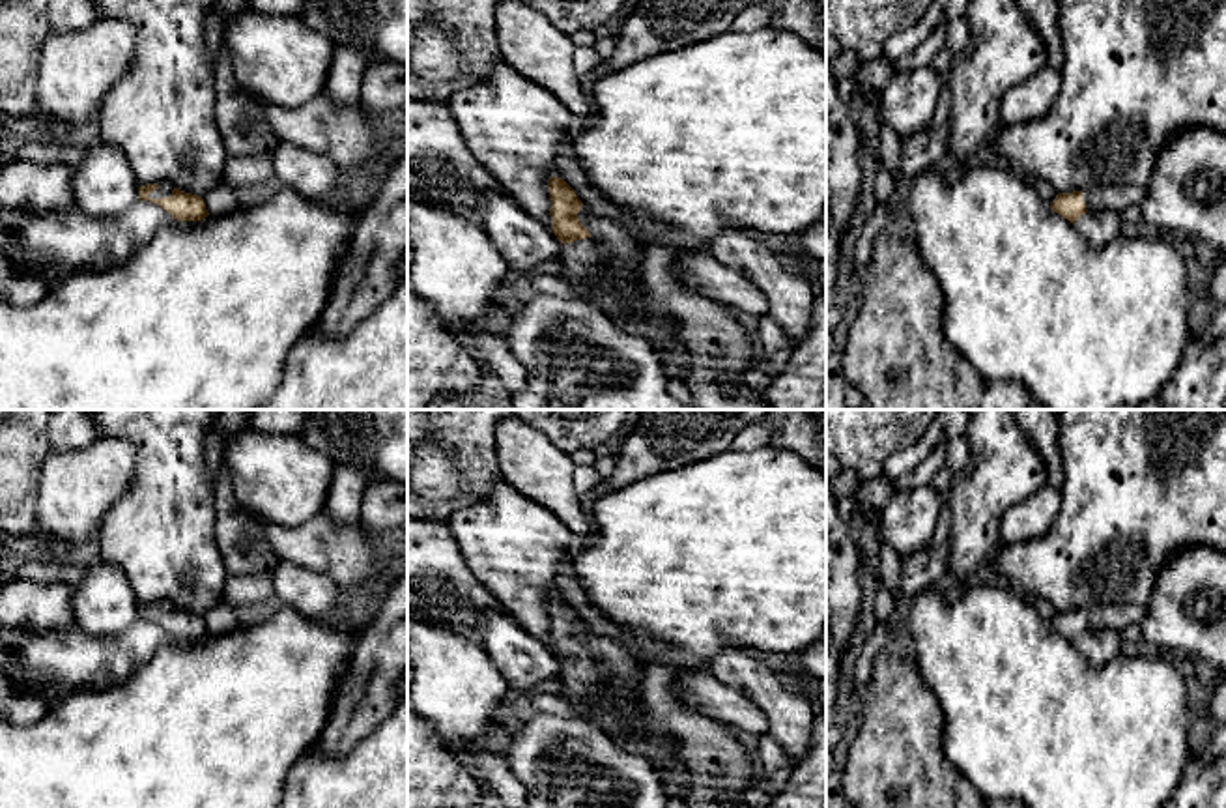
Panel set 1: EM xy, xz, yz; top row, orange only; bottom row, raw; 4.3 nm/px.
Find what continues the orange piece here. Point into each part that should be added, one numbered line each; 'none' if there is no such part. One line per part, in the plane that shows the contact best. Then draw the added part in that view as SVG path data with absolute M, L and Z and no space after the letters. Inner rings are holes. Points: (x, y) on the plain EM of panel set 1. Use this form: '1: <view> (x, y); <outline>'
1: xy (163, 608); M161 600L157 602L157 608L153 612L148 612L150 617L163 617L163 615L170 615L174 610L174 604Z

